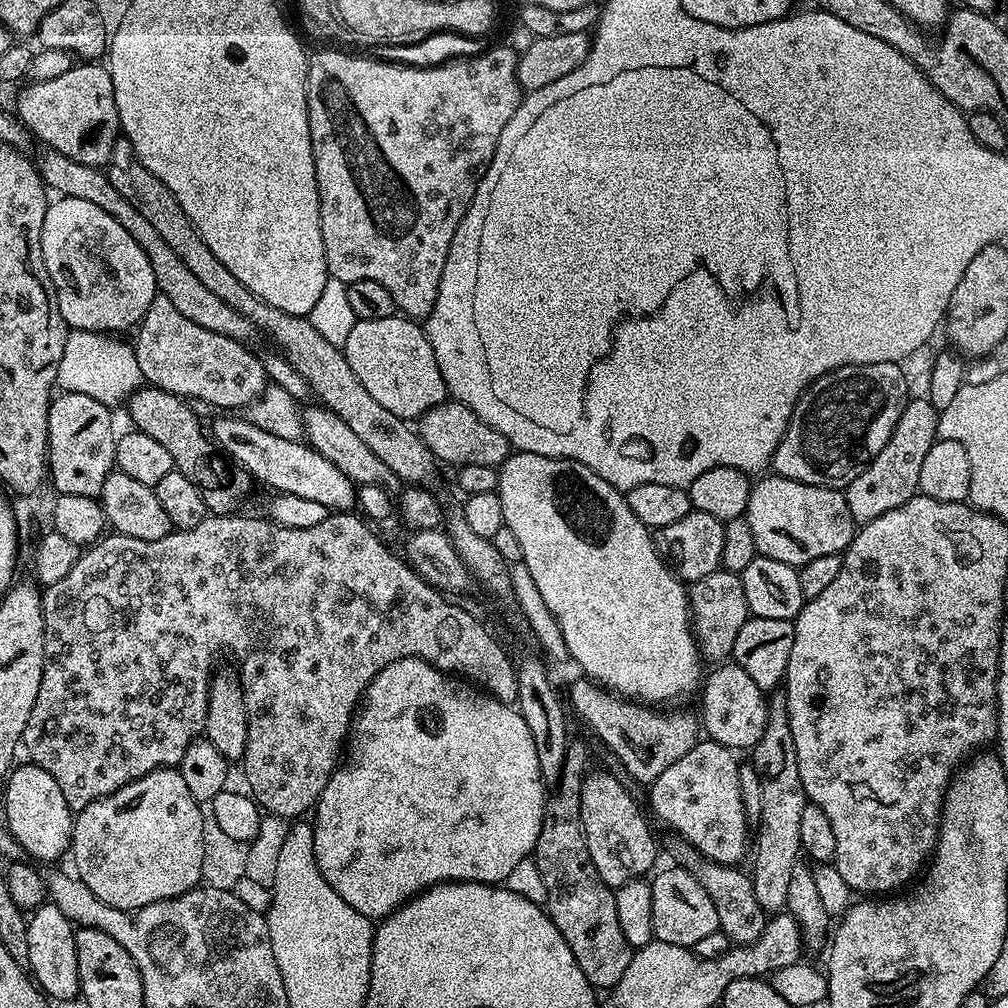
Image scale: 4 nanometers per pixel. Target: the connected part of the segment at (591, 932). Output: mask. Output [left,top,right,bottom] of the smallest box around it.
[534,739,634,990]

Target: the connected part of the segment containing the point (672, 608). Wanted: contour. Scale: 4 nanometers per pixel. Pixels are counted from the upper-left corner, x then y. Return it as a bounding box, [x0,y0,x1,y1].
[496,451,702,704]

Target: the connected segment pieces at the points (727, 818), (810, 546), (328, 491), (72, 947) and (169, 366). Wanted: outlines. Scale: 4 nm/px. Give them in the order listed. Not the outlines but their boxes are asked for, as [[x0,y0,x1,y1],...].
[[647,739,750,866],[746,474,858,566],[210,414,357,513],[27,902,80,1001],[134,294,270,410]]

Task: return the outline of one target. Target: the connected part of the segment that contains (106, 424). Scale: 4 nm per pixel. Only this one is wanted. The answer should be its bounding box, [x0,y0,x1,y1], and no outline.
[48,391,118,498]

